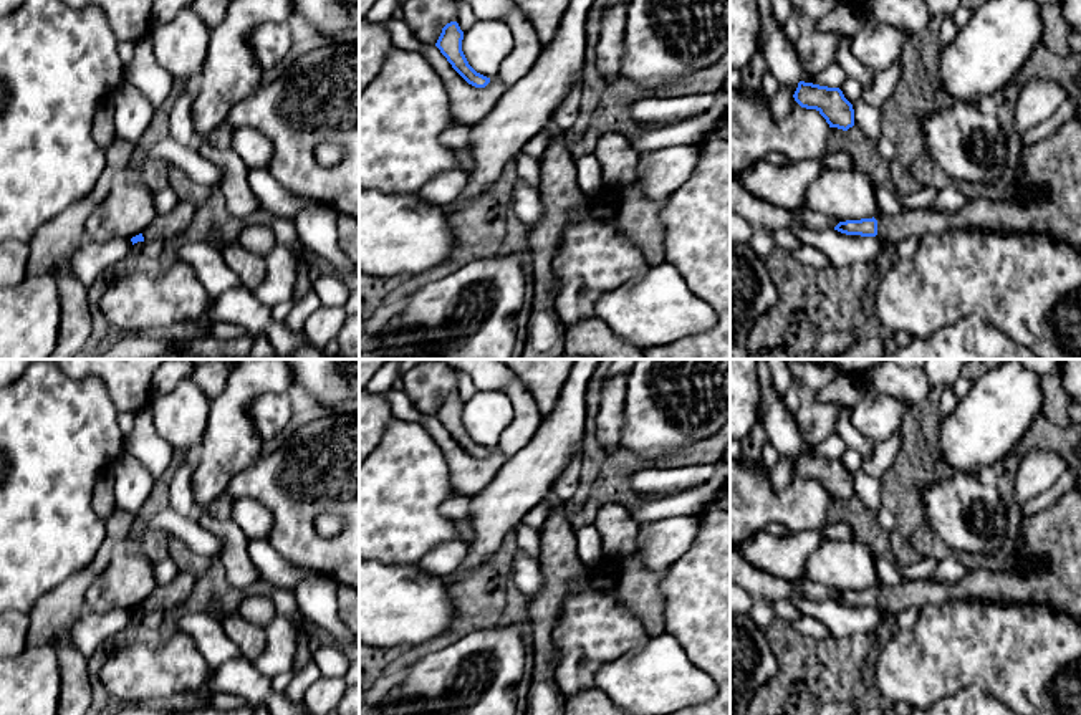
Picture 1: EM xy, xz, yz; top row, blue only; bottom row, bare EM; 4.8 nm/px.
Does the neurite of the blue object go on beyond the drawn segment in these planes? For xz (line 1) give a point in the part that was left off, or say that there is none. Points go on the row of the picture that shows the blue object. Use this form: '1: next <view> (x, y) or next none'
1: next none

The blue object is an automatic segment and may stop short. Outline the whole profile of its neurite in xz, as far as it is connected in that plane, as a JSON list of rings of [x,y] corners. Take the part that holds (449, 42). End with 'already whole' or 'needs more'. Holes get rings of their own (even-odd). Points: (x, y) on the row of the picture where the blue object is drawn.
[[[450,22],[442,28],[442,33],[435,43],[440,53],[447,58],[452,68],[472,86],[485,88],[490,78],[477,73],[467,61],[462,51],[464,31],[457,22]]]; already whole

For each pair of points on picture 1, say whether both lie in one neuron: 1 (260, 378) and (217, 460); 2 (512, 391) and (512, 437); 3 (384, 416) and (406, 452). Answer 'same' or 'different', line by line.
1: same
2: same
3: different

